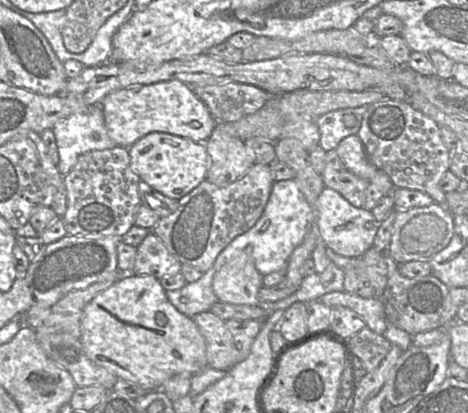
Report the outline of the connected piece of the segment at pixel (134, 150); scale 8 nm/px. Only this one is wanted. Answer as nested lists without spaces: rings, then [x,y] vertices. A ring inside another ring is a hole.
[[[151,132],[128,147],[128,151],[131,168],[141,181],[169,198],[182,198],[207,178],[208,153],[204,142]]]

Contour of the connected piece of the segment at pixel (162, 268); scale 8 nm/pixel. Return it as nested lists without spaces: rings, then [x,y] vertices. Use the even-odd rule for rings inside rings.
[[[153,232],[136,247],[132,274],[152,275],[158,279],[180,272],[182,264],[167,250],[163,241]]]

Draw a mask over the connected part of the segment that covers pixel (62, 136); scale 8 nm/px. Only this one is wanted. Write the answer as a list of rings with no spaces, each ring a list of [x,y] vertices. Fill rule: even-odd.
[[[99,104],[60,120],[52,131],[59,154],[57,167],[63,176],[71,171],[81,155],[117,146],[107,133],[103,111]]]

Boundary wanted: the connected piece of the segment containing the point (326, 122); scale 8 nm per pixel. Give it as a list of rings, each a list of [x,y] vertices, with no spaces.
[[[368,106],[328,112],[315,120],[319,132],[319,147],[329,152],[346,137],[356,135]]]

